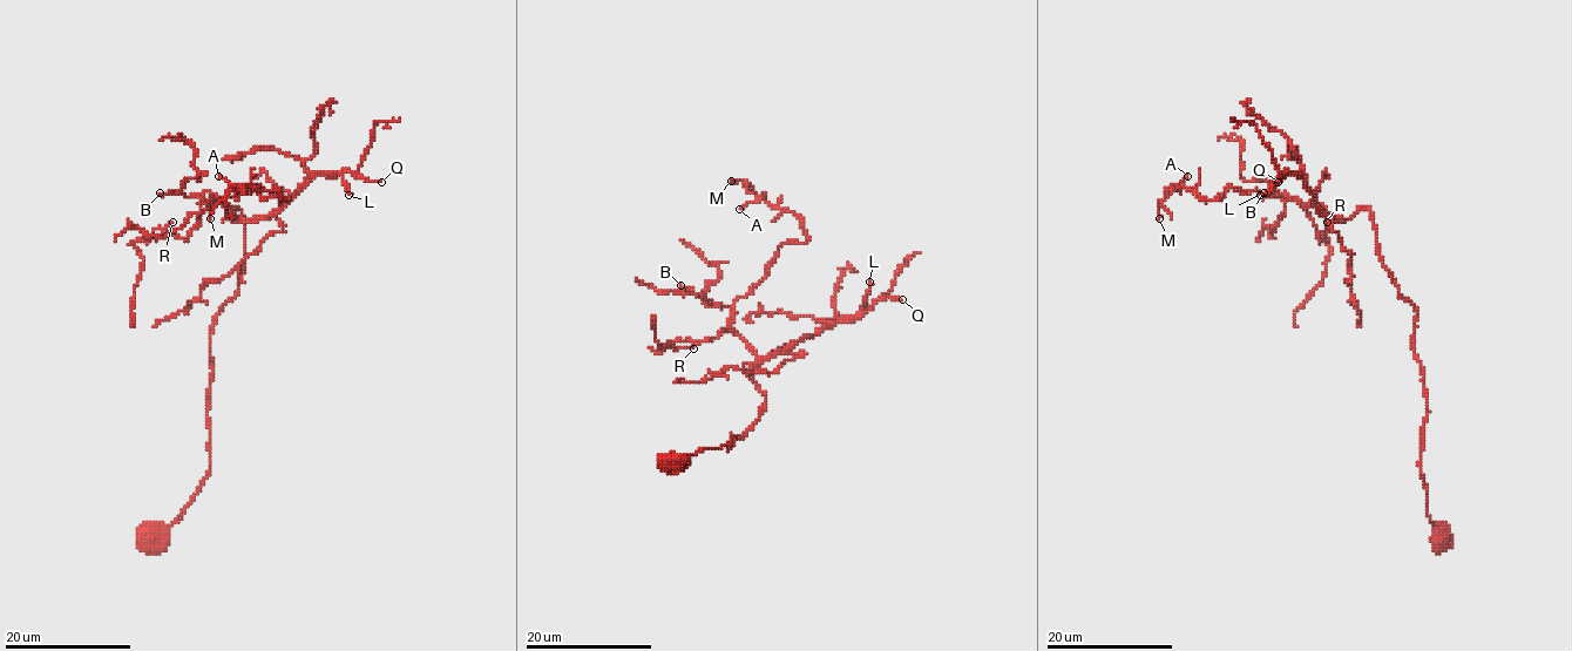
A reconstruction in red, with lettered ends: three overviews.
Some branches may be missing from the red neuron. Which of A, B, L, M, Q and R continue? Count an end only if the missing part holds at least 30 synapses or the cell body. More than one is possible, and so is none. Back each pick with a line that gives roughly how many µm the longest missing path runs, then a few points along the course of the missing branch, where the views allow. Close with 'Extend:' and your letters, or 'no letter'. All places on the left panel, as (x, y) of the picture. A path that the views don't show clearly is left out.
L: 60 µm | (349, 195), (309, 192), (291, 178), (295, 169), (286, 169), (269, 140), (241, 127), (232, 133), (244, 122)
Q: 120 µm
Extend: L, Q

